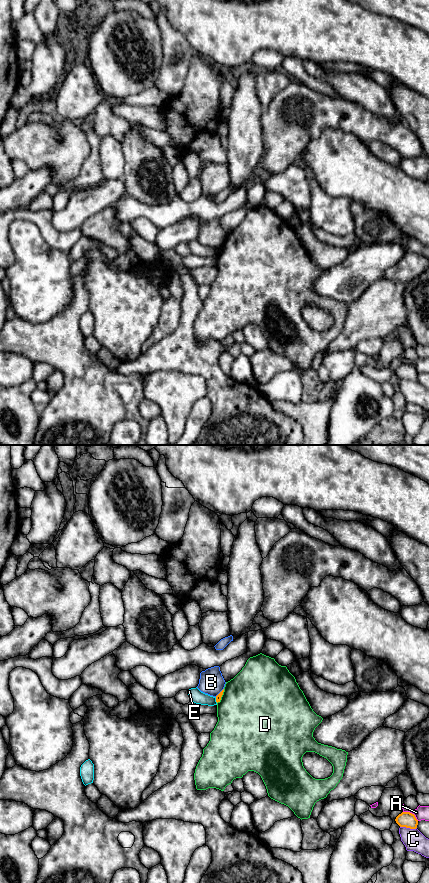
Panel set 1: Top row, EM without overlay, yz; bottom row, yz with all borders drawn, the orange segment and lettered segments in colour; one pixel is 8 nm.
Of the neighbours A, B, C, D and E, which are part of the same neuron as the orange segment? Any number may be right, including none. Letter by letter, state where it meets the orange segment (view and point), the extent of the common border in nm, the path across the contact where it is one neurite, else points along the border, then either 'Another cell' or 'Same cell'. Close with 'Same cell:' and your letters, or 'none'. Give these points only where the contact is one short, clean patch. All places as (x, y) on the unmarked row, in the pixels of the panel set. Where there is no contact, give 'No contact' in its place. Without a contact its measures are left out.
A: Touches orange at yz (411, 365). Shared border 150 nm. Boundary: yz (403, 363), (409, 363), (418, 372). Another cell
B: Touches orange at yz (220, 244). Shared border 100 nm. Another cell
C: Touches orange at yz (408, 379). Shared border 140 nm. Another cell
D: Touches orange at yz (221, 248). Shared border 130 nm. Another cell
E: Touches orange at yz (216, 252). Shared border 50 nm. Boundary: yz (215, 249), (217, 254). Another cell
Same cell: none

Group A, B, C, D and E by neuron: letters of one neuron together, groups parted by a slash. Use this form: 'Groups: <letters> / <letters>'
Groups: A / B / C / D / E

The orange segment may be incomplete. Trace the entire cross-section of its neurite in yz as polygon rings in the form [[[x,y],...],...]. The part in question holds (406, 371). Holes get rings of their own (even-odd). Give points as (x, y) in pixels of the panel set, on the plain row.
[[[402,364],[396,369],[395,373],[400,379],[410,381],[416,381],[418,377],[418,372],[415,367],[410,364]]]

